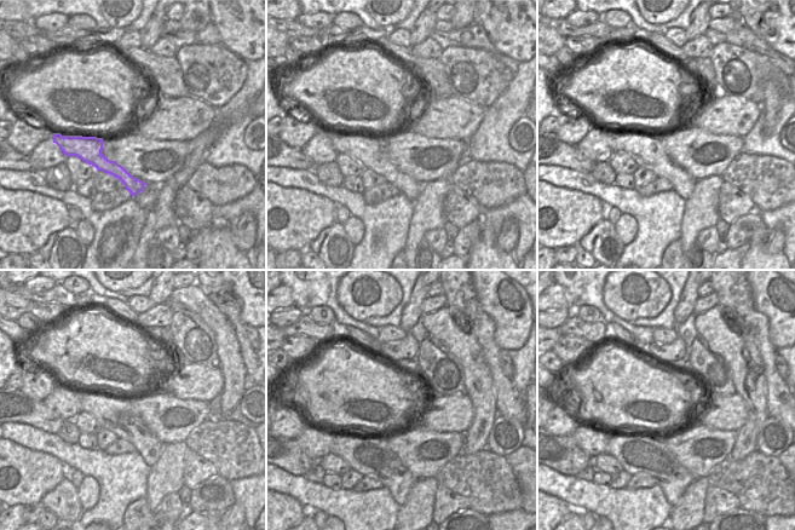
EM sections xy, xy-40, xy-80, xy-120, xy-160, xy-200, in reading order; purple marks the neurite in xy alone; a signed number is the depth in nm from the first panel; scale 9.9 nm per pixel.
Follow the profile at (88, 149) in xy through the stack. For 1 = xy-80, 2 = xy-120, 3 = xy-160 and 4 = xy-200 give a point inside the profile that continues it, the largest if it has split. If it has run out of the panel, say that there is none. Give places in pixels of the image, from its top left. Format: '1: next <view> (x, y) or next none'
1: next xy-80 (646, 151)
2: next xy-120 (98, 459)
3: next xy-160 (391, 462)
4: next xy-200 (663, 461)

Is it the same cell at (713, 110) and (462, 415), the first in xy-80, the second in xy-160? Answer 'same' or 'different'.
same

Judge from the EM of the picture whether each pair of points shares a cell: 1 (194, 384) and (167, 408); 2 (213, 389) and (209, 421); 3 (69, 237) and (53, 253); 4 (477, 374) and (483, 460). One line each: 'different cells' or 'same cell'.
1: same cell
2: same cell
3: same cell
4: different cells

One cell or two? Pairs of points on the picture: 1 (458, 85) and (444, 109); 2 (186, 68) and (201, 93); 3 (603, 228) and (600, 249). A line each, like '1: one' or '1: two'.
1: two
2: one
3: one

